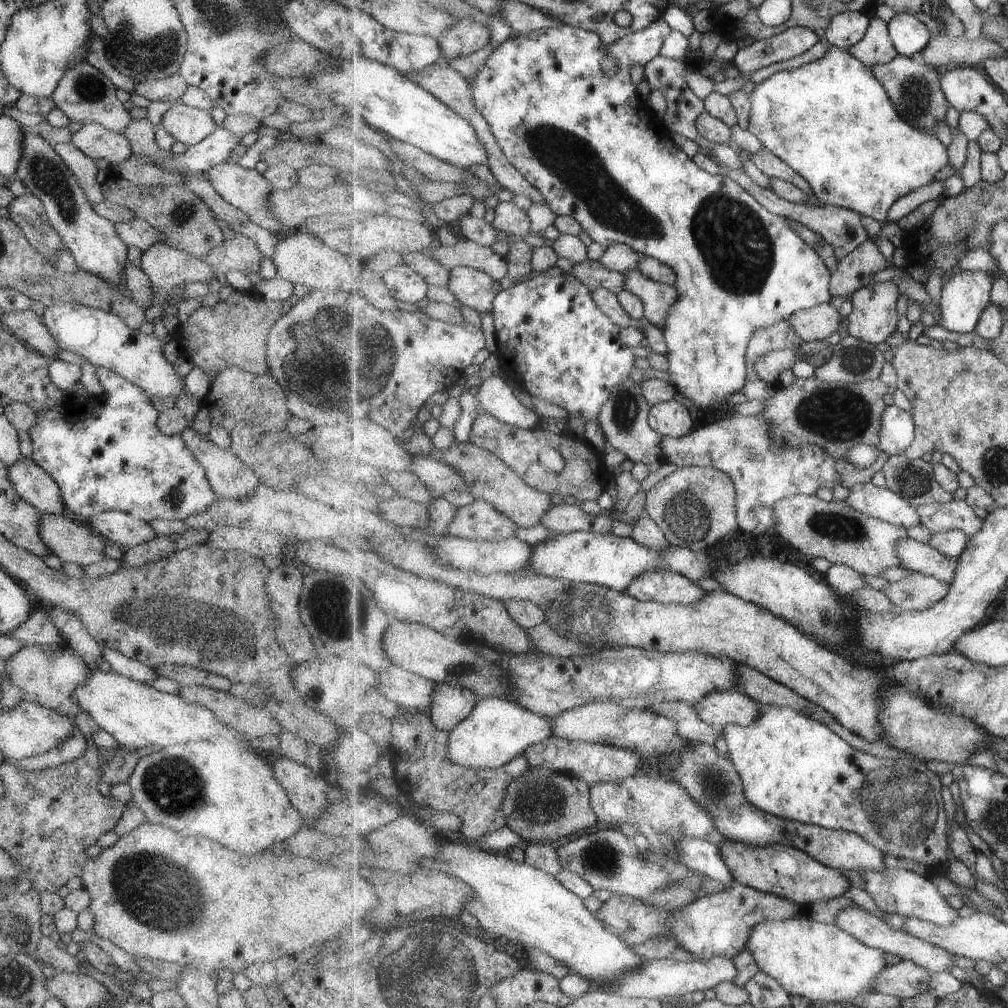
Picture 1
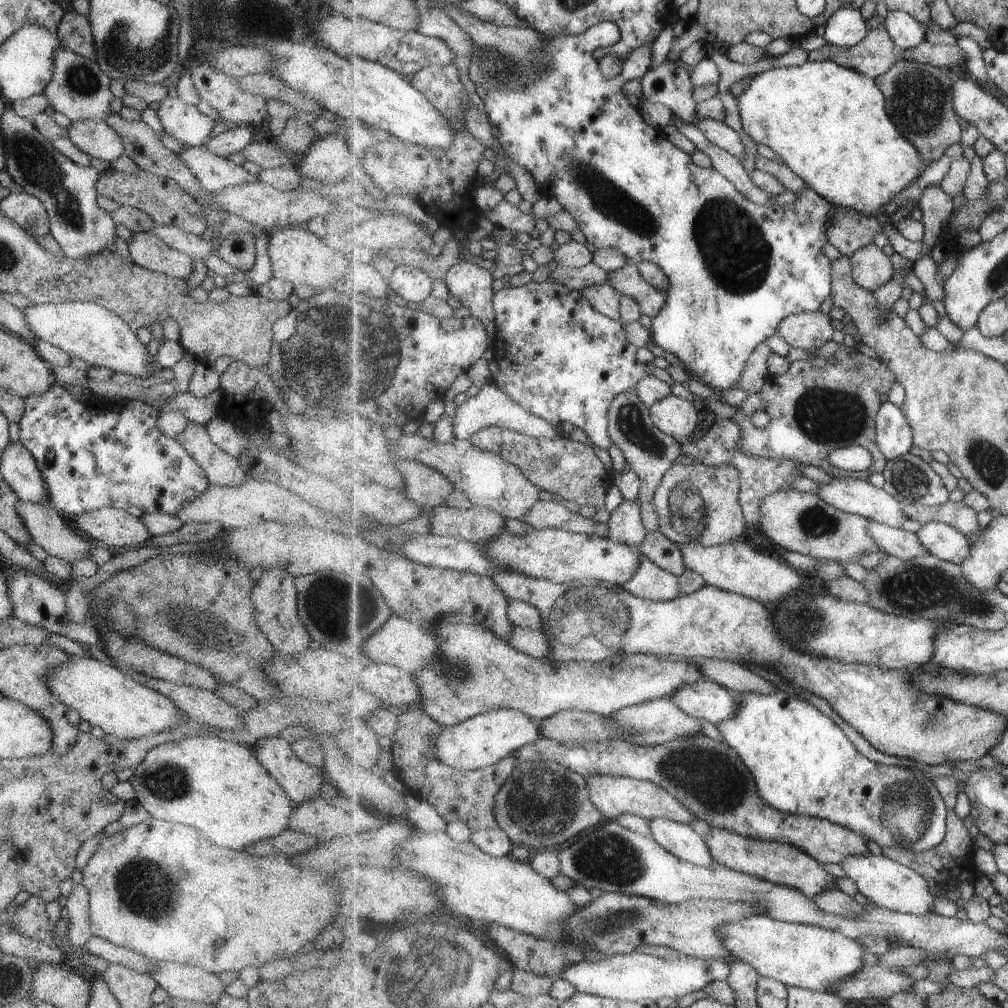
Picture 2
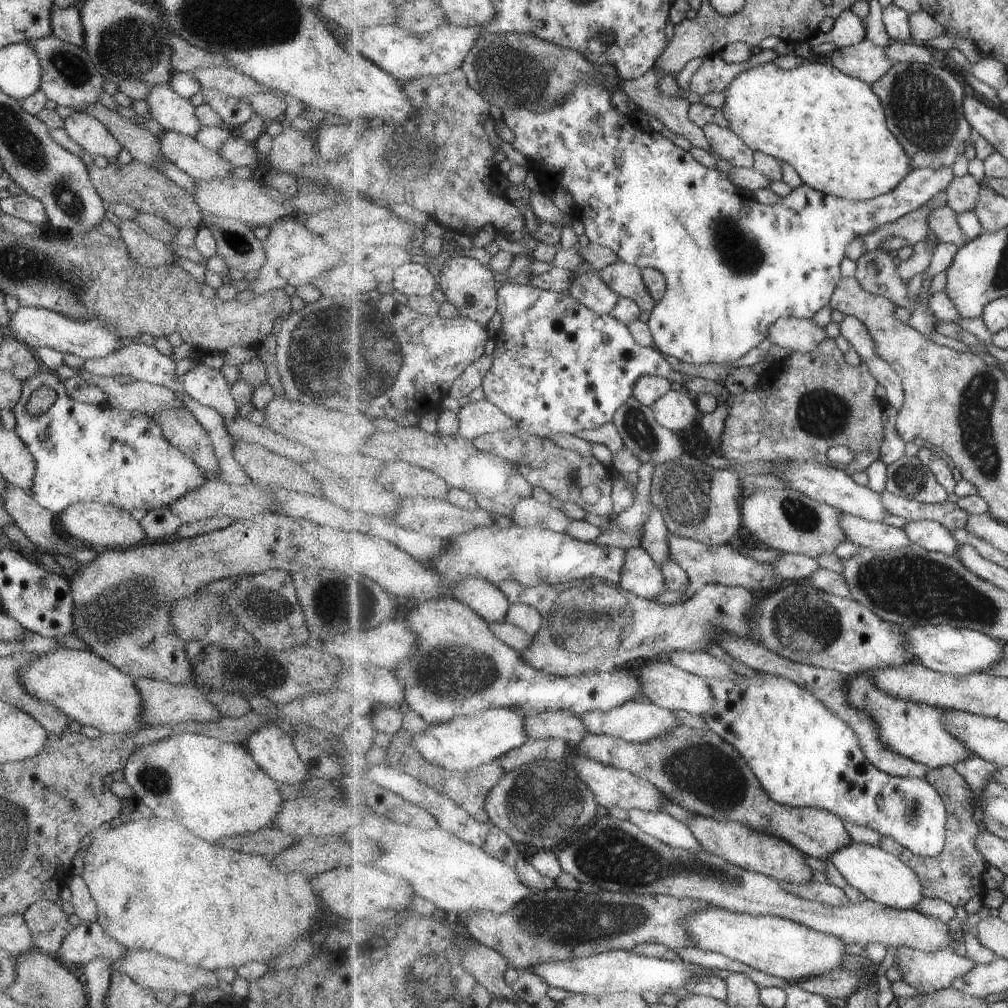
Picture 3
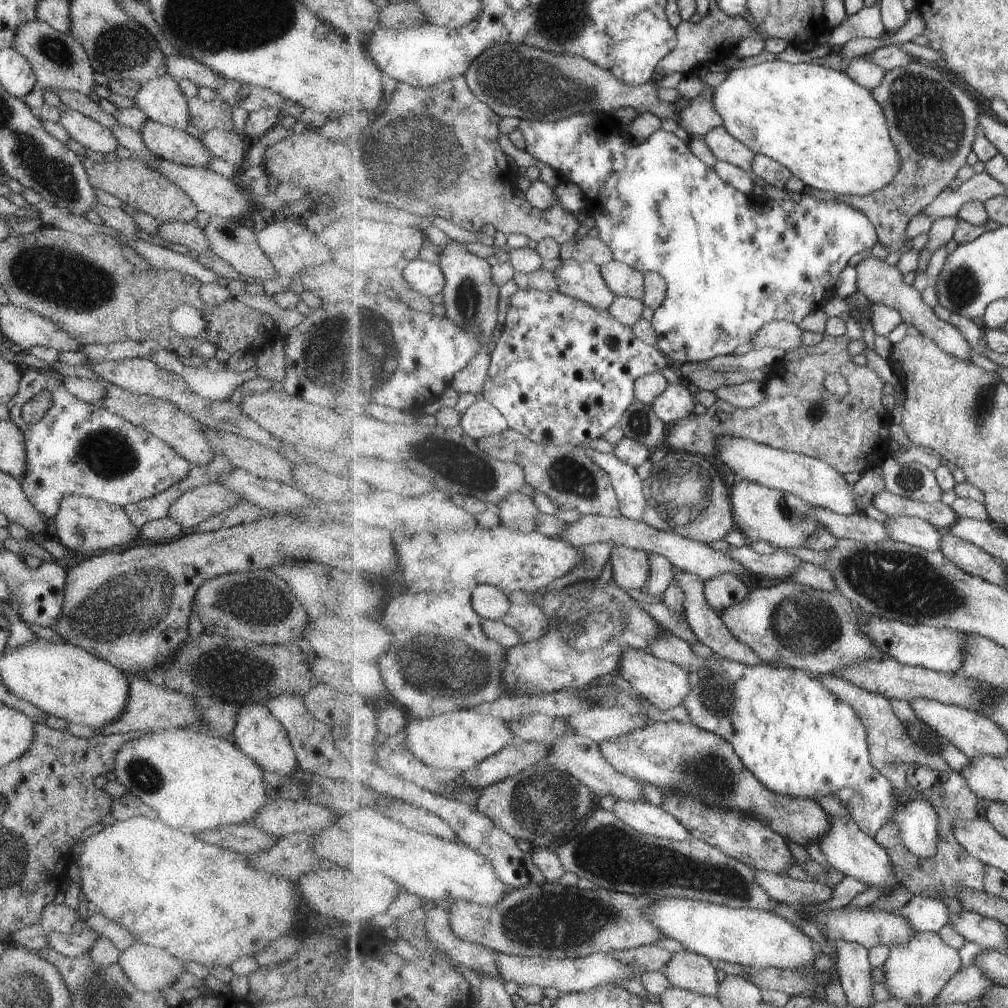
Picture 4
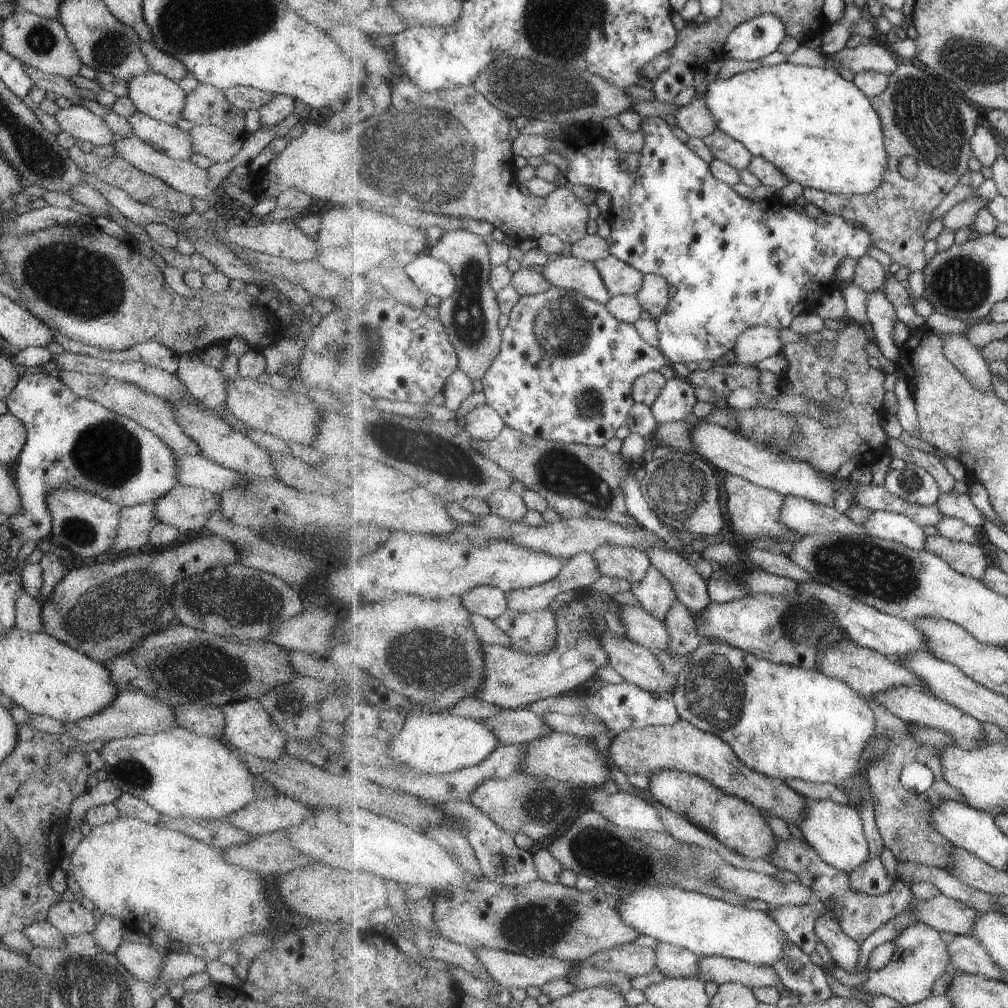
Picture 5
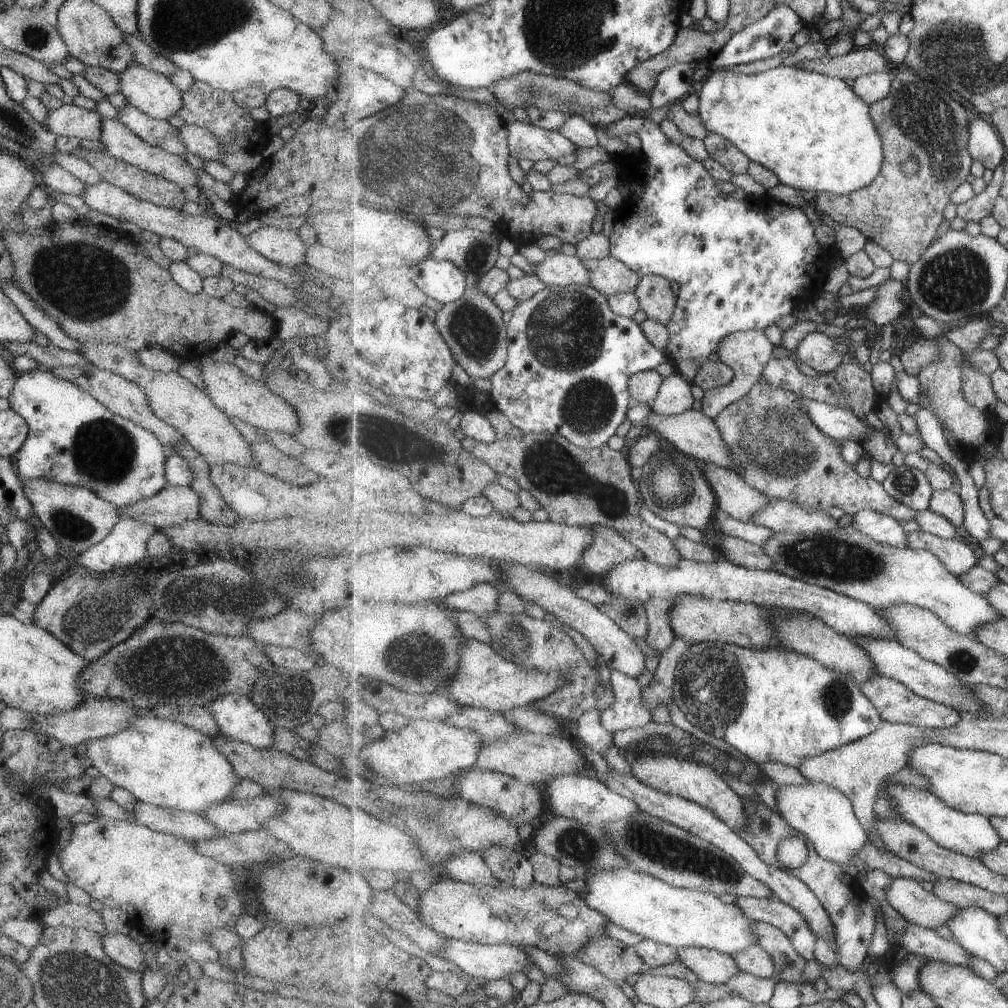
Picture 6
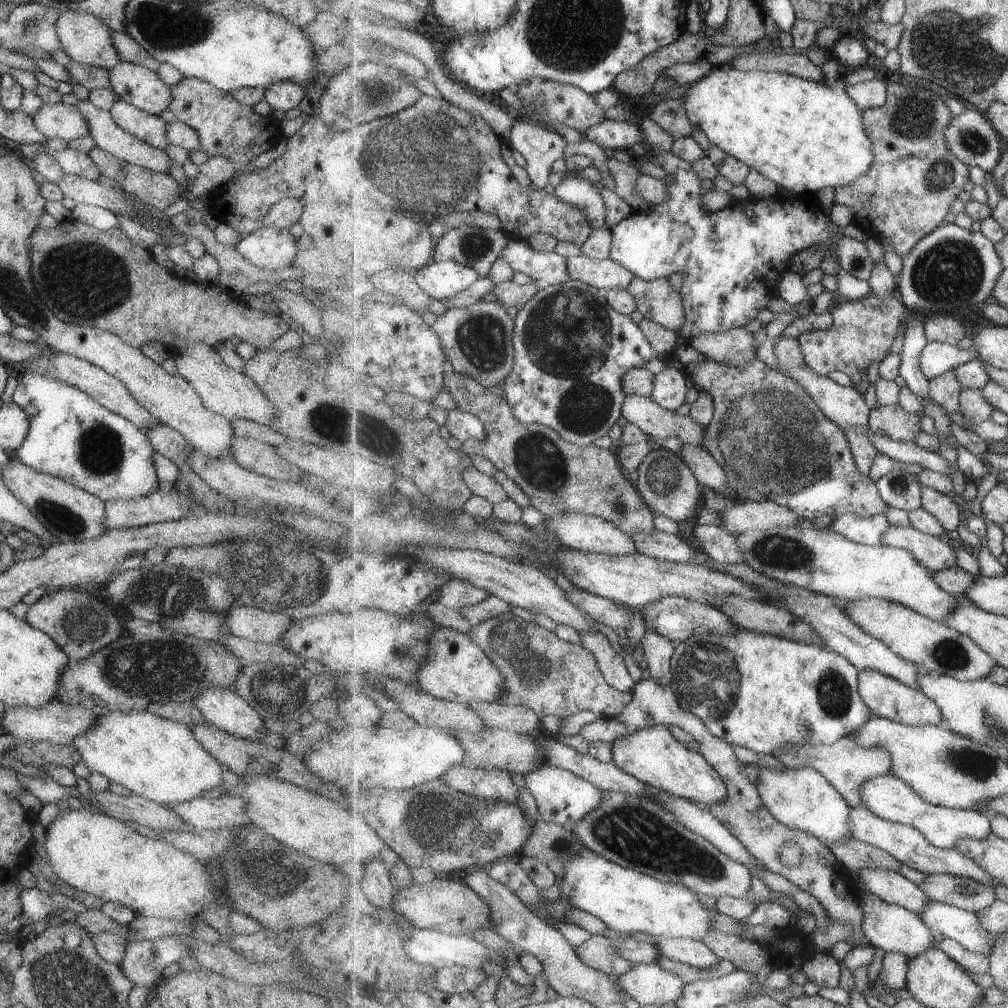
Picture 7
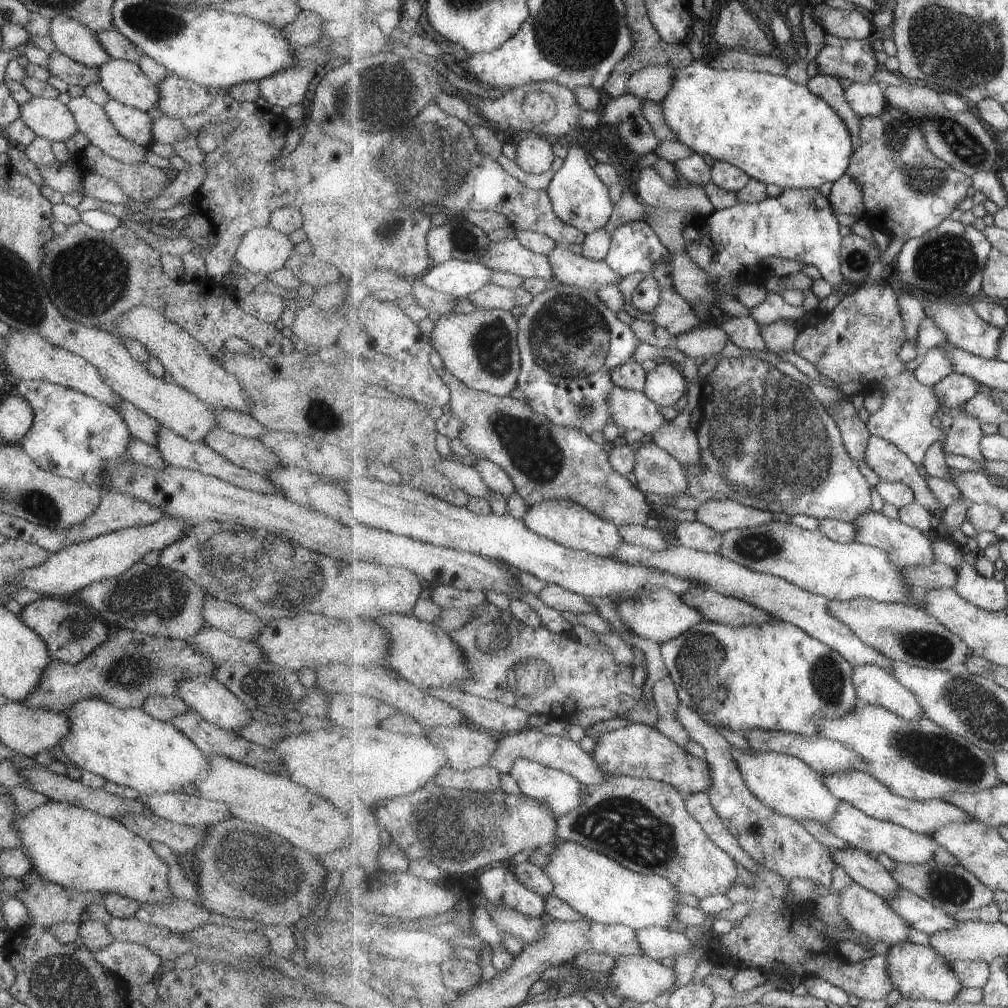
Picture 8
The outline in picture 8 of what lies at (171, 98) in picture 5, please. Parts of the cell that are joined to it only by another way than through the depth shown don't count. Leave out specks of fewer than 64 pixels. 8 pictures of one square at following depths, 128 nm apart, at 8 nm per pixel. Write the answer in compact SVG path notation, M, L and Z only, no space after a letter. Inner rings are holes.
M109 59L97 70L98 82L111 99L142 111L149 110L151 107L155 108L157 99L159 98L156 84L151 82L147 78L147 75L139 70L137 63L121 59Z

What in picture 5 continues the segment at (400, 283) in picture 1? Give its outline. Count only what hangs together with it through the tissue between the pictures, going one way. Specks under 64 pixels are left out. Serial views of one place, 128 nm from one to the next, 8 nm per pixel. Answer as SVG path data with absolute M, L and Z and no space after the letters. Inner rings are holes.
M426 252L405 267L406 274L424 294L443 300L456 292L451 266Z

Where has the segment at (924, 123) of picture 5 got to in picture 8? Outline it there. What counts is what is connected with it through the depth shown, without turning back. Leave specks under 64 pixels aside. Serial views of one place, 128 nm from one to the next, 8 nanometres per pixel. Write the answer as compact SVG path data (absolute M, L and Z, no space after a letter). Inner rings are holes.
M889 106L881 116L863 117L860 135L862 142L852 156L848 173L862 186L866 206L863 217L873 228L885 232L891 238L905 238L907 242L937 228L967 198L967 192L973 184L972 177L962 175L952 164L939 158L929 148L921 125L902 109Z

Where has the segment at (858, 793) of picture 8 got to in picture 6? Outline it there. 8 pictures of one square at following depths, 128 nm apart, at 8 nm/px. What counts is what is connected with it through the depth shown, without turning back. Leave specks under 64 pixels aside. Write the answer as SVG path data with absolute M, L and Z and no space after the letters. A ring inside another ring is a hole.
M893 783L888 788L888 794L892 799L892 804L905 821L916 824L946 849L980 858L989 851L995 851L1003 842L993 826L992 819L988 816L979 813L964 813L954 809L927 789Z

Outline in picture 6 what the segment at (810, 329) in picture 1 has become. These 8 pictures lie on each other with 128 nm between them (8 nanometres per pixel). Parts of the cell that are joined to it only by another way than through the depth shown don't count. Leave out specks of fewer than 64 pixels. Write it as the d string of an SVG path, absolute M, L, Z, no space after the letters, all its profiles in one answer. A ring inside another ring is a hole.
M757 329L737 331L725 337L715 353L721 362L733 368L735 378L727 386L705 391L705 396L701 400L701 411L709 416L709 418L716 419L726 406L733 404L736 400L739 400L743 395L751 391L755 387L755 384L760 382L763 370L765 370L767 363L773 358L773 348L775 347L771 344L771 340L767 338L765 331Z

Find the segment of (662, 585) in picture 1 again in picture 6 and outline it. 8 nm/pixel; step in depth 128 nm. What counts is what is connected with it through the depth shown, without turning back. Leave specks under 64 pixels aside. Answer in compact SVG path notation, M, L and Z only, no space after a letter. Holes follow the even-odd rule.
M603 525L589 528L594 533L594 540L581 557L581 568L585 574L603 576L609 569L618 567L625 561L645 557L644 552L620 532Z

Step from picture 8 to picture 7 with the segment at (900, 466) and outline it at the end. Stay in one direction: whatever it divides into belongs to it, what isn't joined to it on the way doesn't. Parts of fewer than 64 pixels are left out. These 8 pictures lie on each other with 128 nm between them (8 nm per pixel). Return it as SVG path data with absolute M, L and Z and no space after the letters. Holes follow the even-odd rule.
M923 487L923 504L938 521L943 524L946 530L957 530L959 522L961 522L961 514L959 514L959 505L953 501L949 495L943 494L931 487Z

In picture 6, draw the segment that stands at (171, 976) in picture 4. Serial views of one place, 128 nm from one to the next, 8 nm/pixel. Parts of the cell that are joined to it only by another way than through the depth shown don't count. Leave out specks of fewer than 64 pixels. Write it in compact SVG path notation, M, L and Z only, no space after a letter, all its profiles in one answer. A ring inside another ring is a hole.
M111 934L101 937L102 951L117 964L135 972L147 968L140 944L131 940L128 935Z

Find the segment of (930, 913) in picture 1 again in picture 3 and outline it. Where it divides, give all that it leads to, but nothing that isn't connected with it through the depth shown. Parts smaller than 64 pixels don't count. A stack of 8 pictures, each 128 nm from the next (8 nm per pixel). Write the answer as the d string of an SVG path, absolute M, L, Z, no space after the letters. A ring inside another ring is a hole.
M854 842L831 856L830 861L847 883L866 896L866 899L897 909L914 909L923 896L923 882L917 872L904 864L897 856L886 852L881 846Z

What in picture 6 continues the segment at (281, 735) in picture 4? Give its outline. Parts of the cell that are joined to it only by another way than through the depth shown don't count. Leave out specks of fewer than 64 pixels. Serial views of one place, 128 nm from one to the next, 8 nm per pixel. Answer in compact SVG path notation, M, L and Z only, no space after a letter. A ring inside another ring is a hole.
M247 694L218 696L205 708L215 719L218 732L228 739L255 748L268 749L272 746L273 728Z

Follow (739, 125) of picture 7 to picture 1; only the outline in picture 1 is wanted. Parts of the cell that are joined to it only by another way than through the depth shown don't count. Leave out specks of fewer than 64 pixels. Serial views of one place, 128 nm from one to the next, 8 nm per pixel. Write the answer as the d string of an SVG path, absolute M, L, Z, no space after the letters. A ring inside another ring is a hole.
M826 41L829 44L827 54L820 60L815 60L810 64L801 66L795 70L785 70L779 74L773 74L771 78L767 78L756 85L752 93L749 95L752 103L750 112L750 125L748 131L752 133L761 144L768 150L771 150L776 156L779 156L784 162L787 162L791 168L801 174L812 187L812 191L823 204L842 207L853 210L861 215L871 217L881 223L886 228L889 210L903 197L921 189L934 182L935 174L941 170L946 164L949 164L949 150L941 144L941 140L933 134L933 132L925 132L925 128L917 128L913 124L909 124L909 120L905 120L897 111L896 105L893 104L888 90L877 79L872 72L872 68L863 64L849 48L839 48L835 44Z

